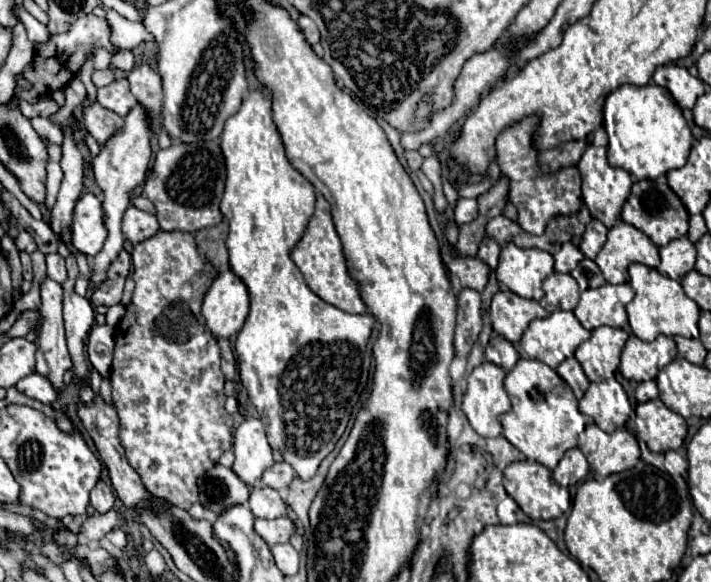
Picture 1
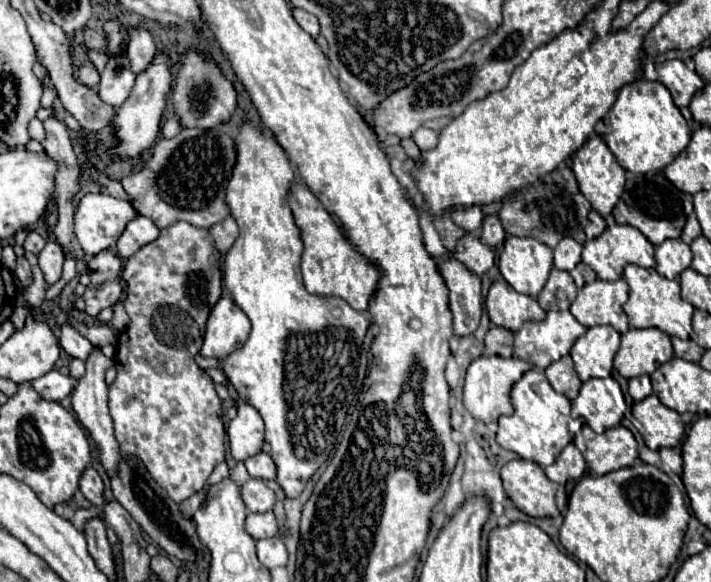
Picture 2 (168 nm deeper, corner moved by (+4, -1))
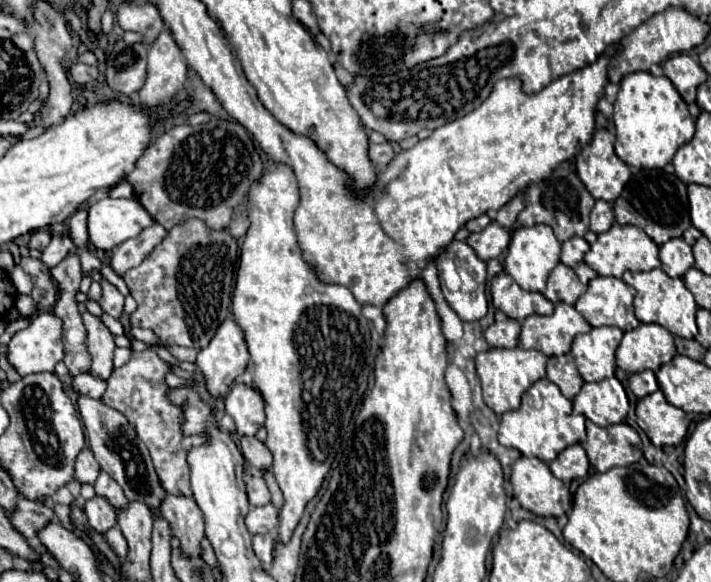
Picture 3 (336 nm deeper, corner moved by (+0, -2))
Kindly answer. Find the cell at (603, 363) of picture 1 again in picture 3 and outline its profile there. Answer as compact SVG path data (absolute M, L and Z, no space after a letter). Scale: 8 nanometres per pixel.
M593 327L589 333L577 335L571 355L585 381L603 381L615 376L615 349L623 331L617 327Z

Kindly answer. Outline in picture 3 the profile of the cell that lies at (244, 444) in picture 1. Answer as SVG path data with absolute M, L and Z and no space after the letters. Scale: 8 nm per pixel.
M243 383L233 385L225 399L225 411L233 417L237 425L237 435L255 435L265 423L265 403L259 391Z

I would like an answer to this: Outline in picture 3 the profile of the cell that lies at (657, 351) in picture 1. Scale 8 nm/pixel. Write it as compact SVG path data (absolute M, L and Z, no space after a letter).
M641 323L637 329L627 331L615 351L617 367L627 373L637 371L657 371L663 363L669 363L677 355L673 335L657 325Z

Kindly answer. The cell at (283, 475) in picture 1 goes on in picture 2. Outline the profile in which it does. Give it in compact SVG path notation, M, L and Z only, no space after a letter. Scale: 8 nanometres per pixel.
M265 452L245 460L245 466L253 478L261 478L261 480L275 480L277 478L277 466L275 466L273 458Z

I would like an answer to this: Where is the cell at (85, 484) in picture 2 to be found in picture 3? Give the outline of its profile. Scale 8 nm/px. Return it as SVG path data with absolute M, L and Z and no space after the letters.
M89 447L81 449L75 459L75 477L79 483L93 483L99 473L99 463L93 457L93 451Z

